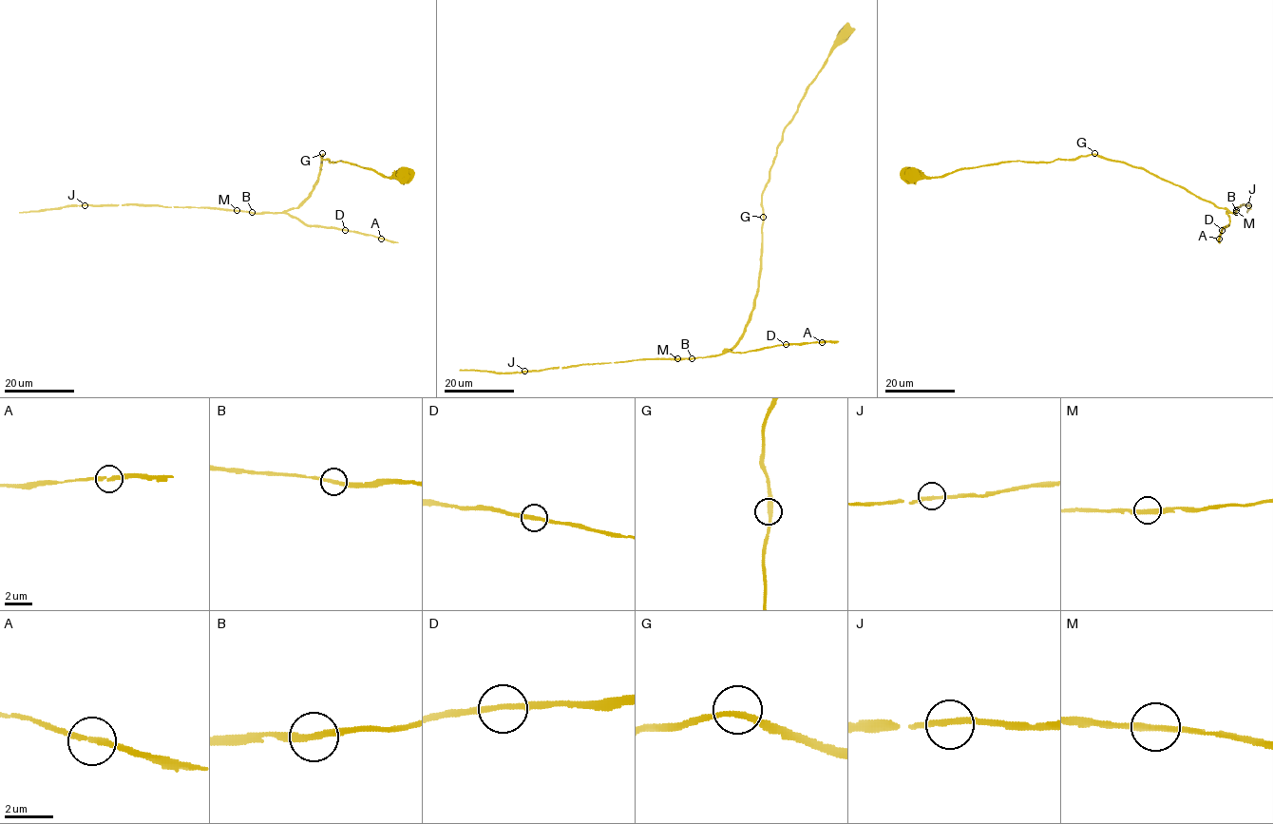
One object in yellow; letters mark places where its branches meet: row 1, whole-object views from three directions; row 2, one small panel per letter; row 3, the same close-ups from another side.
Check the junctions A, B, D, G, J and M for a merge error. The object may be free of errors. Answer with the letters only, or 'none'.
none

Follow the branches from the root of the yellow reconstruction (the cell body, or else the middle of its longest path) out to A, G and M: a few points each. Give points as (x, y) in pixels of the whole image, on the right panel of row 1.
A: (911, 175), (941, 177), (1001, 162), (1052, 162), (1097, 154), (1143, 167), (1225, 209), (1229, 222), (1219, 239)
G: (911, 175), (941, 177), (962, 168), (1001, 162), (1052, 162), (1094, 153)
M: (911, 175), (941, 177), (962, 168), (1001, 162), (1052, 162), (1097, 154), (1143, 167), (1220, 208), (1236, 210)

